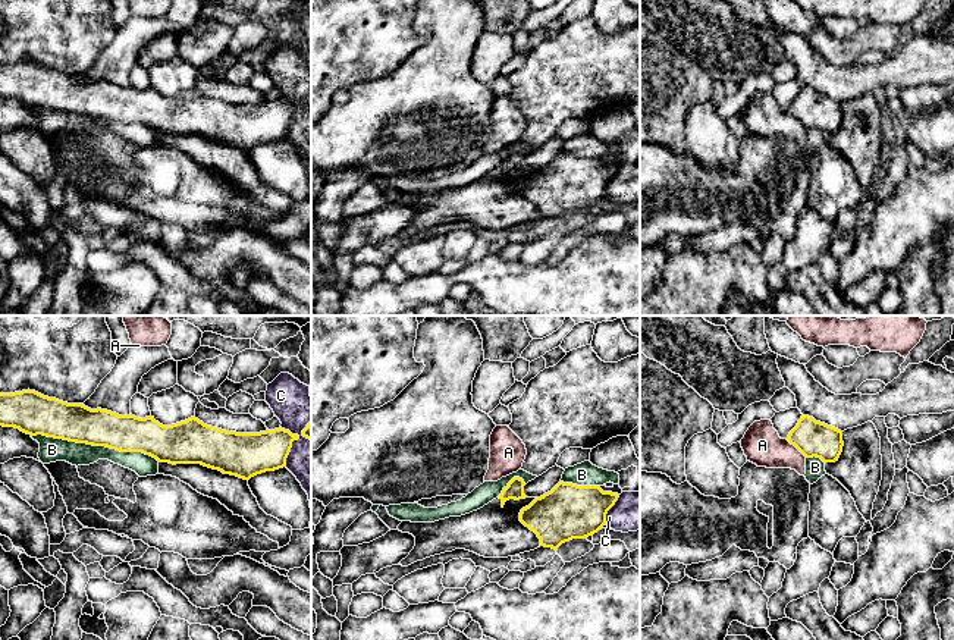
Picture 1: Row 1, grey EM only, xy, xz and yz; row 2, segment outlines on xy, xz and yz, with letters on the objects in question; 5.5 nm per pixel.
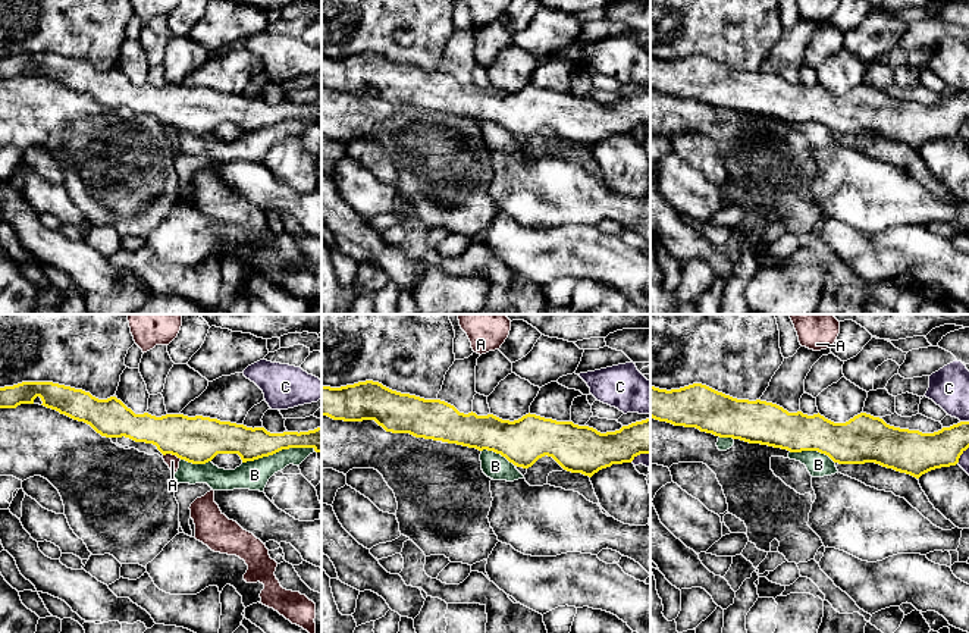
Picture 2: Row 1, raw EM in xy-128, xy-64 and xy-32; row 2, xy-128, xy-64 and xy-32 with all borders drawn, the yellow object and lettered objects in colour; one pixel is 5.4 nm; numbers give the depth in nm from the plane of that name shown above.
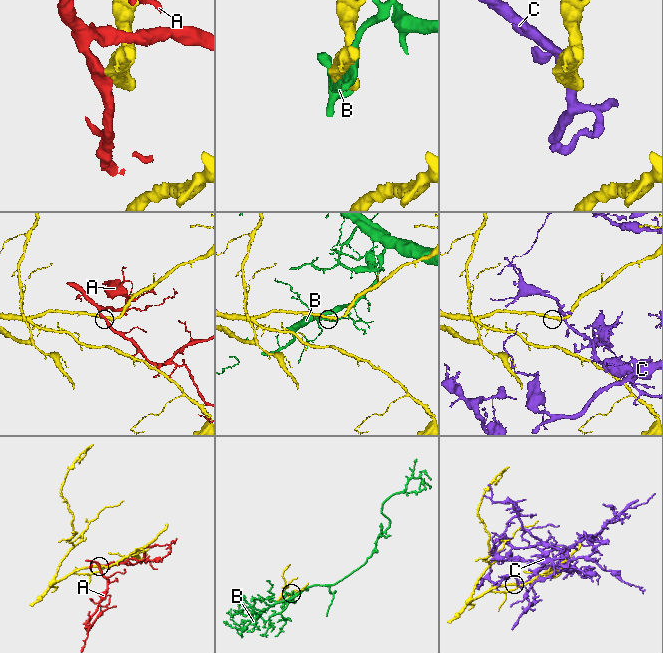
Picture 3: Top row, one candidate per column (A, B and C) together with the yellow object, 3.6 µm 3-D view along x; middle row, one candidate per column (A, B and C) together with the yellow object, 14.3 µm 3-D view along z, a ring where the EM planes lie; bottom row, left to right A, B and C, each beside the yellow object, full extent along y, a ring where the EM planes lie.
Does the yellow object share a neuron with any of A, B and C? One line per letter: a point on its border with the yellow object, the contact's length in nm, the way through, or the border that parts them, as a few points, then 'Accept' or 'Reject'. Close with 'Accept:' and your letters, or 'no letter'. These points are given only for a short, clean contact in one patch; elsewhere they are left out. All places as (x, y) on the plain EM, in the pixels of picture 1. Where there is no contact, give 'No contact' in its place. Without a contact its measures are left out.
A: Touches yellow at yz (796, 118). Shared border 160 nm. Reject
B: Touches yellow at xy (96, 116). Shared border 700 nm. Reject
C: Touches yellow at xz (609, 179). Shared border 180 nm. Reject
Accept: no letter

